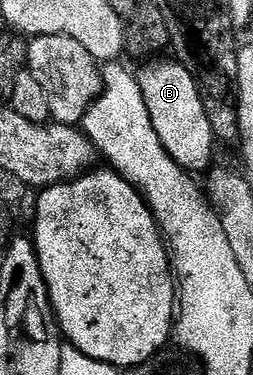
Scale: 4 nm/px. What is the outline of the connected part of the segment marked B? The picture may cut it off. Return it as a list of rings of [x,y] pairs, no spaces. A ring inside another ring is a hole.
[[[168,57],[153,58],[141,66],[145,66],[141,71],[137,70],[135,72],[138,85],[142,89],[142,101],[146,101],[146,109],[150,109],[150,121],[154,121],[154,133],[158,133],[158,141],[162,141],[166,153],[170,153],[170,157],[181,169],[189,173],[207,172],[214,163],[212,161],[214,136],[210,129],[210,121],[206,121],[206,109],[202,105],[200,84],[175,58],[164,58]]]

